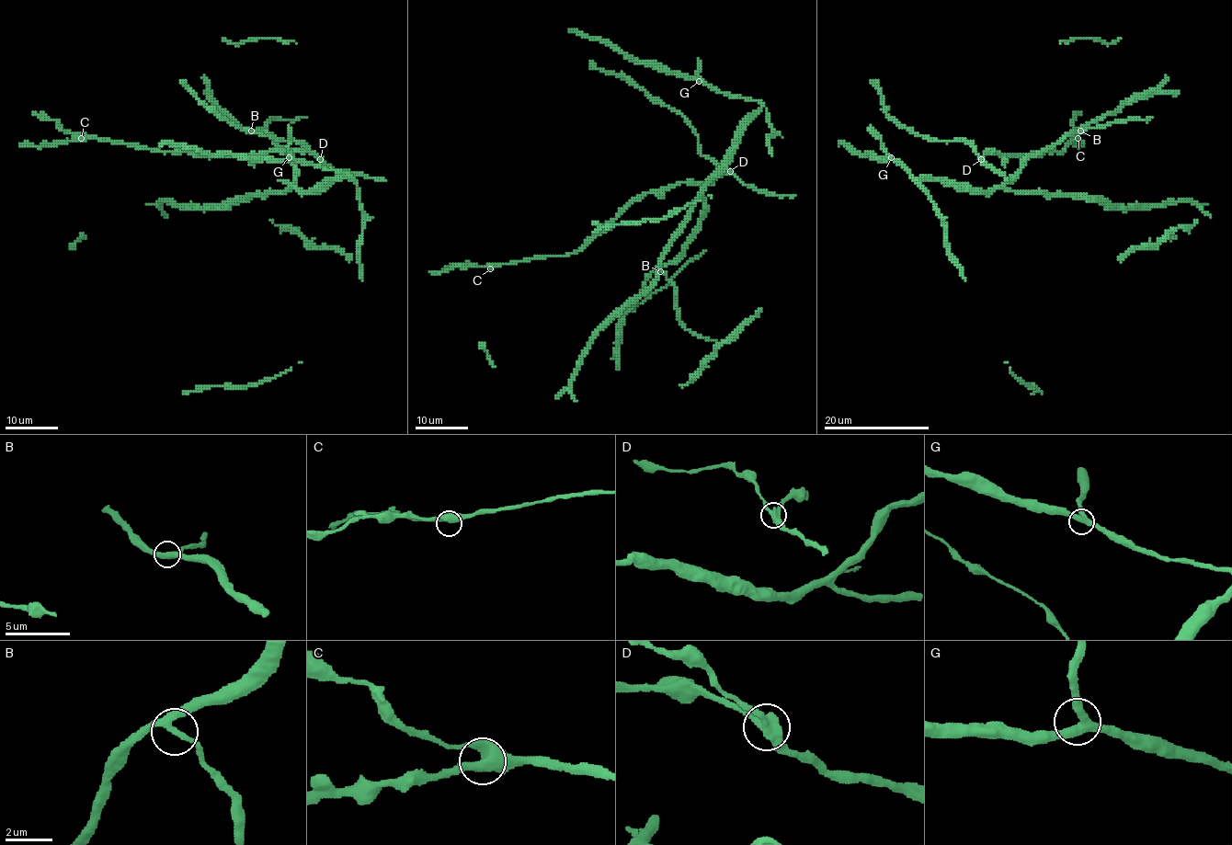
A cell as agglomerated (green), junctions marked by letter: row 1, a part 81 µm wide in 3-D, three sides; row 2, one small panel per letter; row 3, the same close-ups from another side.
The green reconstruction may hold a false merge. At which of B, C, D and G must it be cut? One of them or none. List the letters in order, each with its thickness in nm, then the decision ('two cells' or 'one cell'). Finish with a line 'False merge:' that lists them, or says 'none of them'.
B: 300 nm | one cell
C: 460 nm | one cell
D: 400 nm | one cell
G: 360 nm | one cell
False merge: none of them

